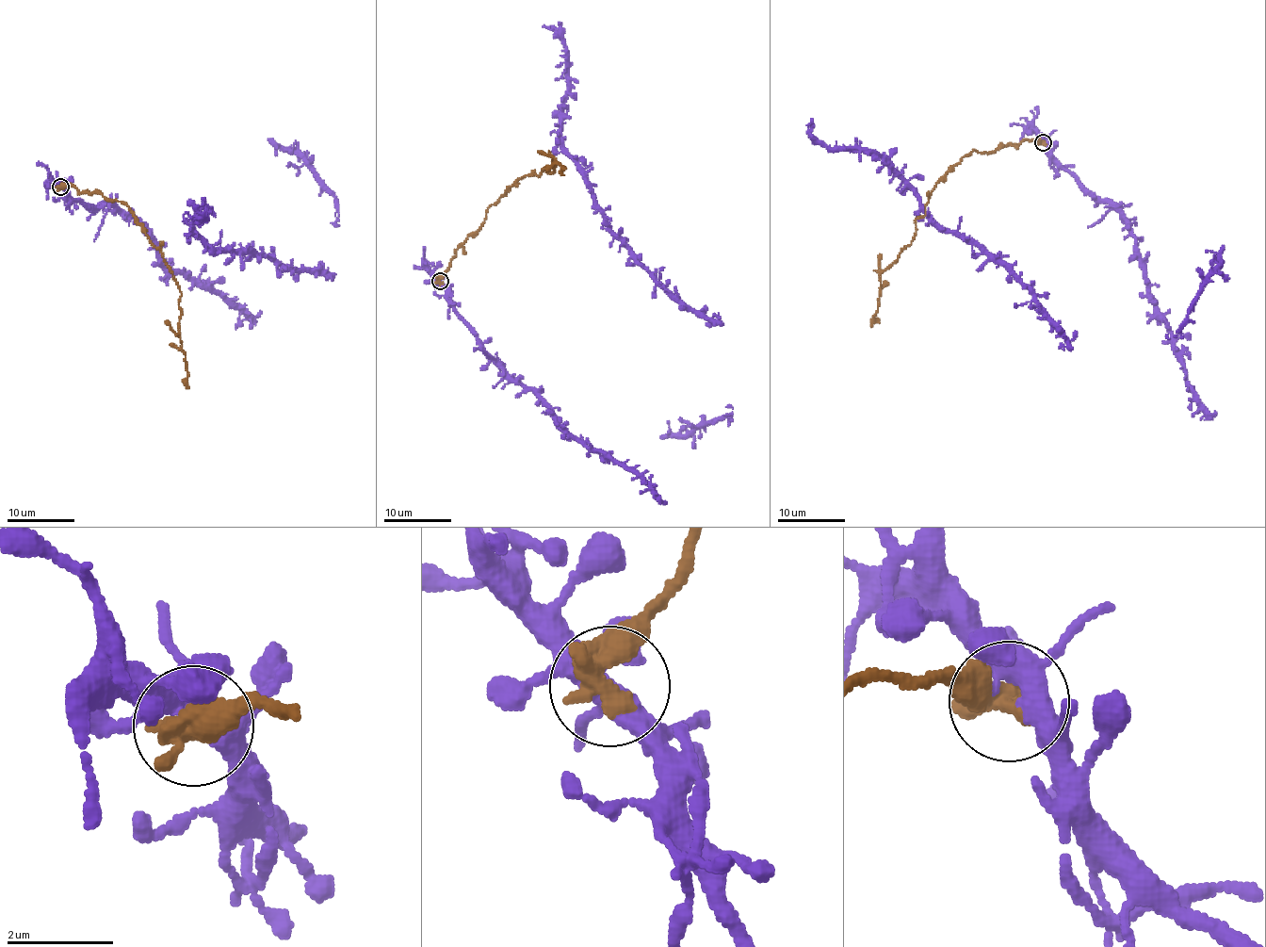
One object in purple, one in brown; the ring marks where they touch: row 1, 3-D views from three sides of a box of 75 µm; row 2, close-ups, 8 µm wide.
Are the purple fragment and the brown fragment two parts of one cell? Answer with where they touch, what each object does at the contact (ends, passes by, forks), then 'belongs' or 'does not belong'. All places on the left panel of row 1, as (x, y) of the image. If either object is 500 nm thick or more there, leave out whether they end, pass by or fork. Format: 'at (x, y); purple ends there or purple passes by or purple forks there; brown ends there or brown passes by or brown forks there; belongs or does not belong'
at (60, 187); purple forks there; brown passes by; does not belong

